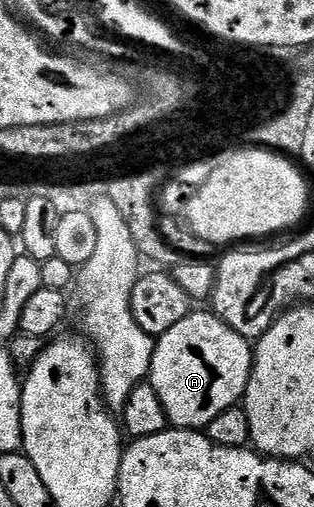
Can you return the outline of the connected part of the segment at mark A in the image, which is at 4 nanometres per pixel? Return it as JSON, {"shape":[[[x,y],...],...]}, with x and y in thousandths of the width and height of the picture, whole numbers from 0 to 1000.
{"shape":[[[605,611],[570,641],[545,641],[532,657],[497,671],[487,686],[487,710],[475,722],[471,753],[484,755],[494,775],[525,809],[525,824],[564,846],[646,846],[697,815],[726,803],[758,801],[771,793],[793,736],[806,726],[806,684],[796,671],[777,669],[748,649],[736,649],[675,611]]]}

